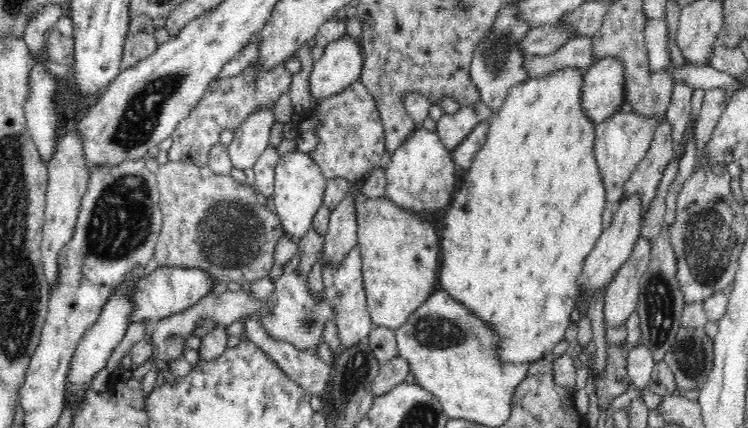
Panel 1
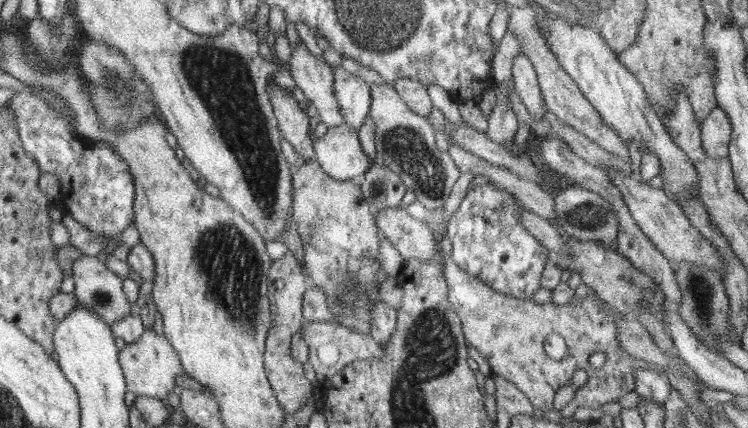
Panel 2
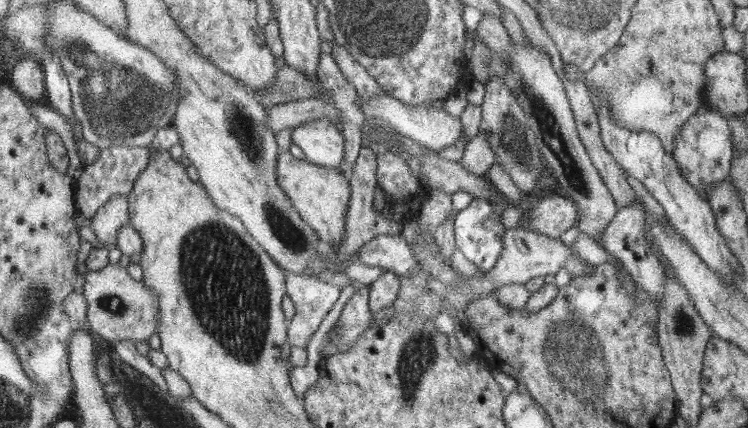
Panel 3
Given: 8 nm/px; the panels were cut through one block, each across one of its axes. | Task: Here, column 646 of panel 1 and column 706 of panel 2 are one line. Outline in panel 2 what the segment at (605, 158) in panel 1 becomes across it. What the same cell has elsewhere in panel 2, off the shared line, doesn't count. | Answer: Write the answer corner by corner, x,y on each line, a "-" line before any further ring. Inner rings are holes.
718,106
714,107
700,126
702,150
714,160
728,159
732,123
726,111

